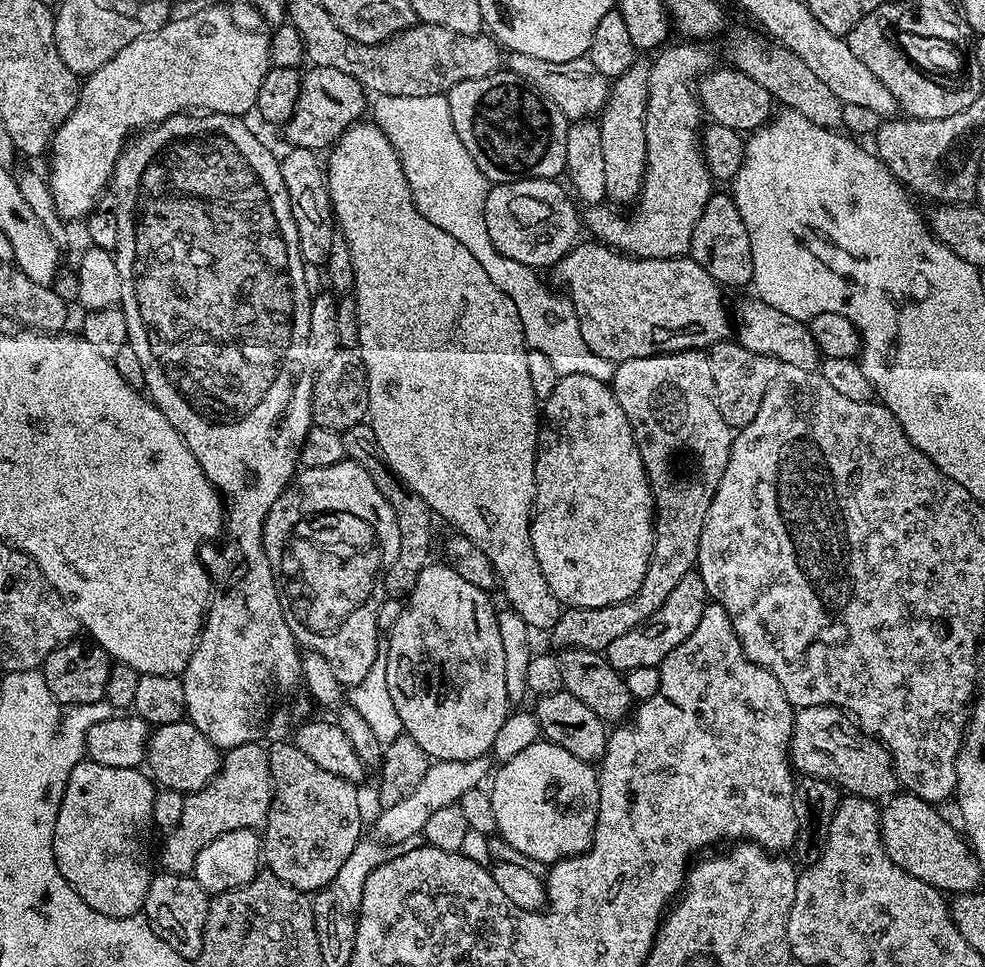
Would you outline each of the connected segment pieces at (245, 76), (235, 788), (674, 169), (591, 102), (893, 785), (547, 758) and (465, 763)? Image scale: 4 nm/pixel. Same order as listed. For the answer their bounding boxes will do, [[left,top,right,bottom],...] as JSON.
[[46,8,269,218],[160,742,272,876],[582,42,714,260],[506,52,610,122],[788,704,898,802],[490,742,600,866],[374,756,492,844]]

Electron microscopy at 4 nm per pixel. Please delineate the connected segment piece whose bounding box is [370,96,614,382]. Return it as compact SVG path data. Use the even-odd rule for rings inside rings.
M376 96L370 104L371 119L380 127L382 134L394 146L398 158L402 162L402 170L406 174L408 189L412 195L412 202L416 209L426 218L426 222L434 222L438 230L446 230L450 238L458 238L474 258L478 258L478 263L482 265L482 270L490 274L490 282L502 290L514 302L518 310L520 325L524 331L524 342L529 349L542 351L546 354L559 377L570 374L586 374L590 378L598 378L605 382L611 381L614 371L613 361L604 360L596 356L588 349L586 342L580 333L580 320L576 316L576 307L572 305L567 295L551 292L542 281L539 280L537 269L526 266L522 262L514 262L514 258L506 258L490 242L488 231L484 229L484 199L488 196L488 179L478 170L474 158L462 146L462 138L454 130L454 122L450 118L447 99L429 98L419 100L418 98L402 98L401 96Z

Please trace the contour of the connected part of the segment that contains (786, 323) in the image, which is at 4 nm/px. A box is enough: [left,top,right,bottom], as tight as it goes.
[734,298,822,371]

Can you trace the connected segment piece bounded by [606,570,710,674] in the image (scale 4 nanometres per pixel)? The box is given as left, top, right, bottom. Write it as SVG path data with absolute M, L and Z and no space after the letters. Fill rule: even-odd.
M699 571L688 572L686 578L682 578L682 582L674 586L670 598L666 598L666 602L662 602L662 606L658 606L658 610L654 610L654 614L646 618L646 622L634 626L634 630L622 634L622 638L614 638L614 642L610 642L606 655L612 667L627 674L642 666L659 666L668 657L670 650L674 650L679 644L686 642L690 634L694 634L698 622L702 622L704 607L709 602L710 597Z

